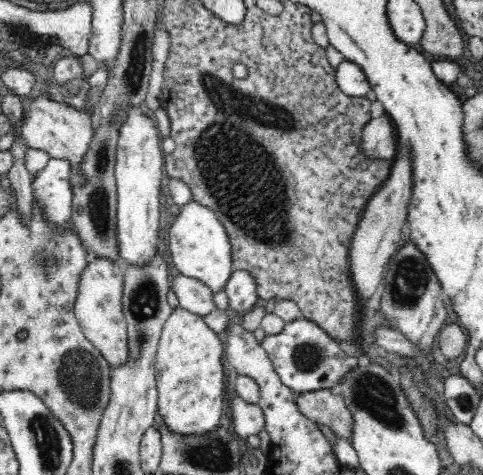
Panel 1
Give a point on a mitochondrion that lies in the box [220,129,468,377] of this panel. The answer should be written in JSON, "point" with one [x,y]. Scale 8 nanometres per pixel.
{"point":[408,284]}

